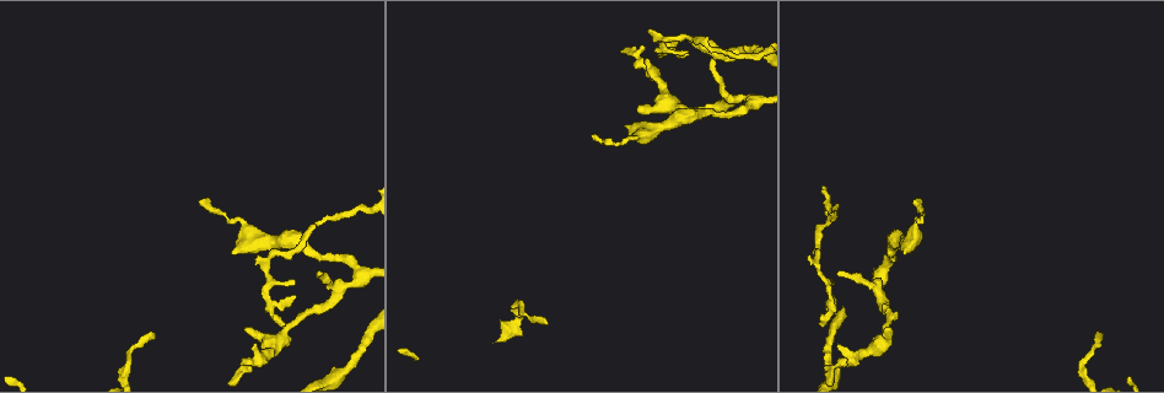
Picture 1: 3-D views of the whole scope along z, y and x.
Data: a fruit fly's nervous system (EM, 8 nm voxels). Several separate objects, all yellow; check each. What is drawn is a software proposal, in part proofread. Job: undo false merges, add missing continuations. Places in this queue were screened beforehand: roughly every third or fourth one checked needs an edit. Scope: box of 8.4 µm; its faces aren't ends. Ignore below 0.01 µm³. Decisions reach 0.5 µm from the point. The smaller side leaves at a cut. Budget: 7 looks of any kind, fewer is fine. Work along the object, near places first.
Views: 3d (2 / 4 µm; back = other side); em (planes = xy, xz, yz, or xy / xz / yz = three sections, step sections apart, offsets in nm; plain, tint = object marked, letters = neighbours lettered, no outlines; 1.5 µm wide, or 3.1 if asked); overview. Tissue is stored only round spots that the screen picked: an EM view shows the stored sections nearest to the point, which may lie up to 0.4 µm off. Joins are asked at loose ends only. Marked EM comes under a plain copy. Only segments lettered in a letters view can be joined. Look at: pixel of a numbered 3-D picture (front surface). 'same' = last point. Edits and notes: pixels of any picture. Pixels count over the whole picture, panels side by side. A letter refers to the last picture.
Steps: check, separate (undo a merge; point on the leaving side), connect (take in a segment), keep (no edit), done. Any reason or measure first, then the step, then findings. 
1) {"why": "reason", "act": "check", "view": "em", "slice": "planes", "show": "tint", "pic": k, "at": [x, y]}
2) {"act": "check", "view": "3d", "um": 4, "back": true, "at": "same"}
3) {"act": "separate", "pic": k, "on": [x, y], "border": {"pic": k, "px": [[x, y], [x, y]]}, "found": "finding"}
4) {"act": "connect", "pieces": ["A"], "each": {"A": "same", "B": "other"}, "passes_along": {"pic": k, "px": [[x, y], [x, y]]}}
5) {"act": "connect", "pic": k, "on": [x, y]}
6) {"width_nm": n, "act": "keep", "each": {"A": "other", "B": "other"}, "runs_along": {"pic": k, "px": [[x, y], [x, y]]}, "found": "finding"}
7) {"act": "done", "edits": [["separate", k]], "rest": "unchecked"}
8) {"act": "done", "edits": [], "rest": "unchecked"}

{"why": "tapers out", "act": "check", "view": "3d", "um": 2, "pic": 1, "at": [912, 201]}

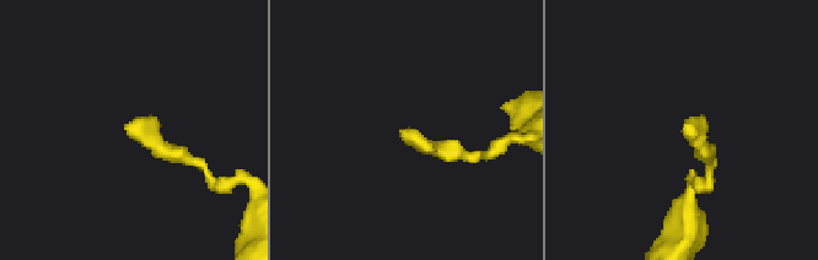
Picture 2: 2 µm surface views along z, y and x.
{"why": "now the EM", "act": "check", "view": "em", "slice": "planes", "show": "letters", "pic": 2, "at": [683, 126]}

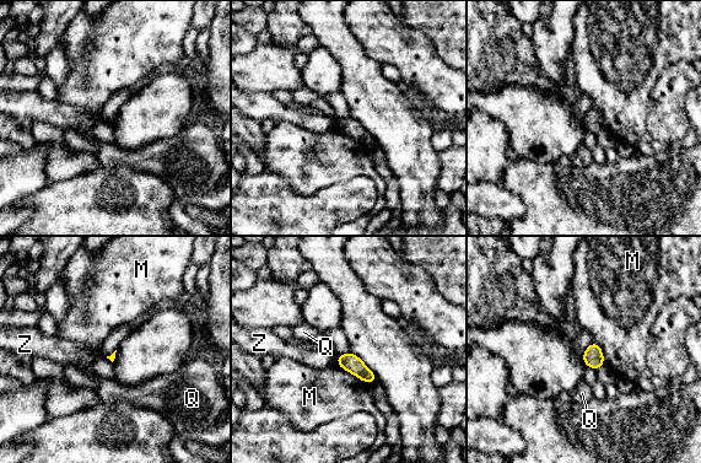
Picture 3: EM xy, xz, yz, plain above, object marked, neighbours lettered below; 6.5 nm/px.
{"act": "keep", "each": {"M": "other", "Q": "other", "Z": "other"}, "border": {"pic": 3, "px": [[336, 364], [365, 382]]}, "found": "none of them fits"}

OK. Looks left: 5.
{"why": "thick turns thin", "act": "check", "view": "3d", "um": 2, "pic": 1, "at": [263, 358]}

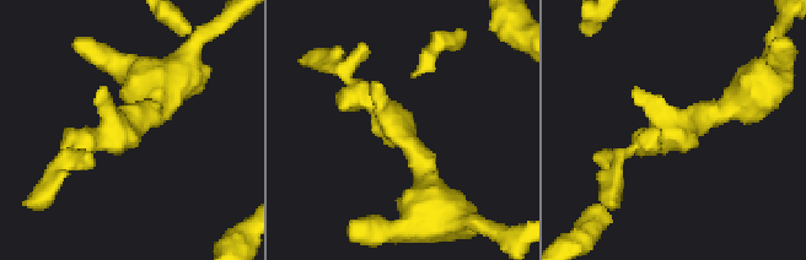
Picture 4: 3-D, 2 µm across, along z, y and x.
{"why": "need the tissue", "act": "check", "view": "em", "slice": "planes", "show": "tint", "pic": 4, "at": [671, 136]}

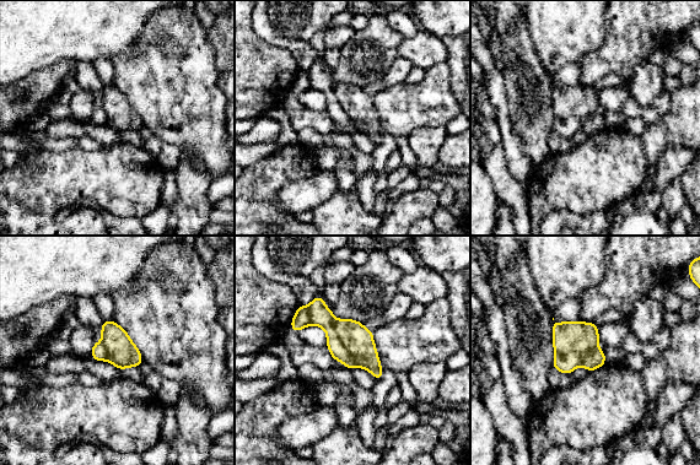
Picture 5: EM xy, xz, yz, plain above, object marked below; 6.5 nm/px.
{"why": "see the neighbours", "act": "check", "view": "em", "slice": "planes", "show": "letters", "at": "same"}

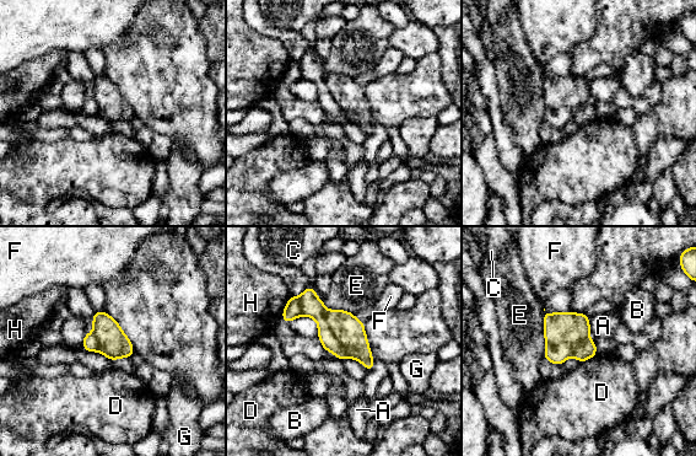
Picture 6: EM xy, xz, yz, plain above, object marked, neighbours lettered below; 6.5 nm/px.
{"width_nm": 220, "act": "separate", "pic": 6, "on": [312, 306], "each": {"A": "other", "B": "other", "C": "other", "D": "other", "E": "other", "F": "other", "G": "other", "H": "other"}, "part_leaving": {"pic": 6, "px": [[309, 290], [327, 339], [343, 355]]}, "found": "a second neuron is stuck on"}

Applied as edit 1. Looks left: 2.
{"act": "done", "edits": [["separate", 6]], "rest": "unchecked"}

